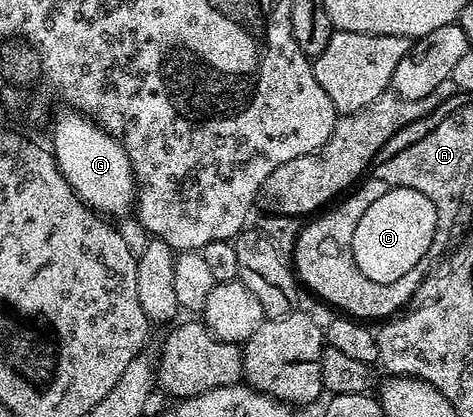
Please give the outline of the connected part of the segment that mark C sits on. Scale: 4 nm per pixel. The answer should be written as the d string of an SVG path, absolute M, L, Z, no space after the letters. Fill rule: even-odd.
M391 188L378 195L376 202L364 210L360 222L356 222L352 234L354 261L372 282L396 282L396 278L404 278L404 274L417 269L435 234L436 206L416 190Z

